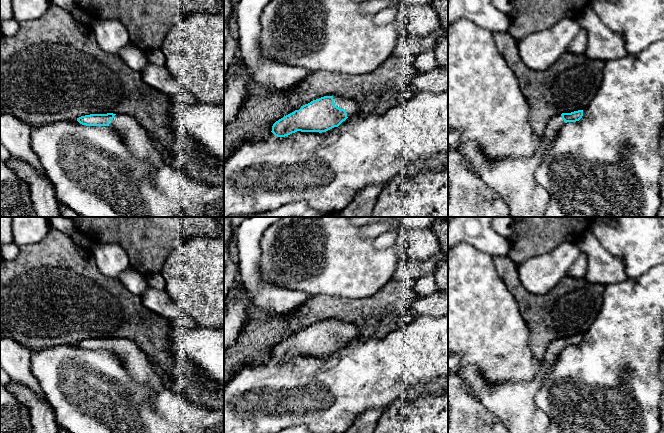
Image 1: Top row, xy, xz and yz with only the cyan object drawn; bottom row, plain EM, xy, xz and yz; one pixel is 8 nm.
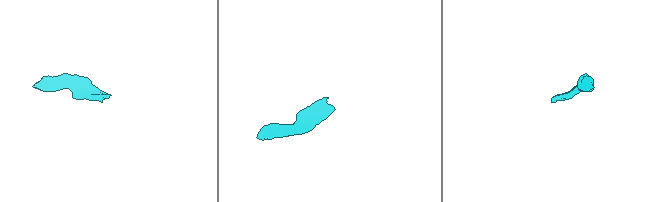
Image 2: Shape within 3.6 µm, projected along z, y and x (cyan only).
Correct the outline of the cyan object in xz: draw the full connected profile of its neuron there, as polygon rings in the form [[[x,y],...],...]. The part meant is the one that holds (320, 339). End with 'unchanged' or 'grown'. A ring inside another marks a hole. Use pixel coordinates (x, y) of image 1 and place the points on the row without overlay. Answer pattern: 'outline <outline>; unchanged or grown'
outline [[[324,320],[276,345],[271,356],[277,361],[297,355],[322,357],[338,351],[348,341],[356,339],[357,335],[358,330],[353,324]]]; grown

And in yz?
outline [[[578,334],[551,342],[531,381],[492,385],[484,379],[476,365],[461,368],[458,375],[467,391],[500,418],[509,433],[547,433],[551,422],[536,405],[535,396],[561,352],[567,346],[579,345],[582,340],[583,334]]]; grown

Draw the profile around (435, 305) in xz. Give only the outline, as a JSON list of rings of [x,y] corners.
[[[448,288],[415,300],[411,311],[416,317],[440,317],[448,313]]]

